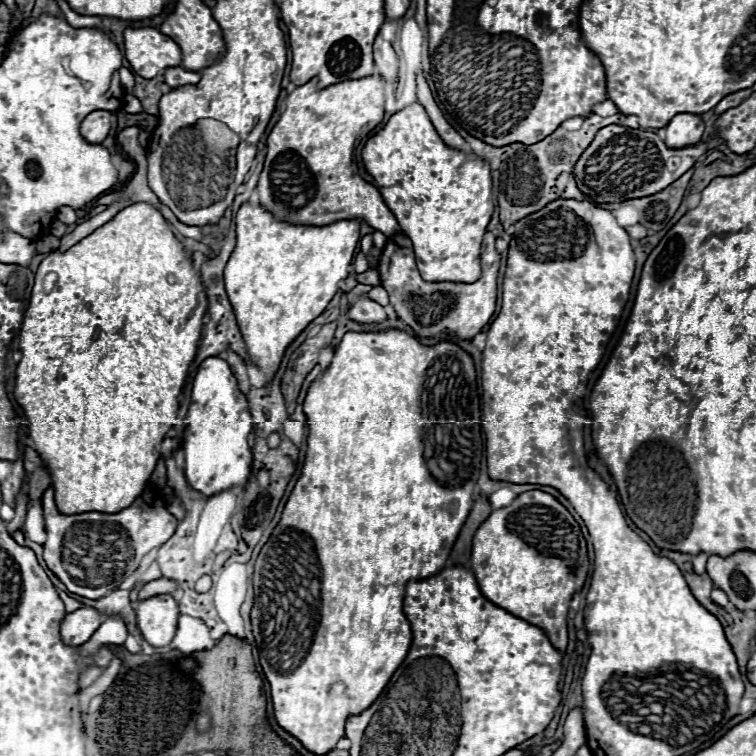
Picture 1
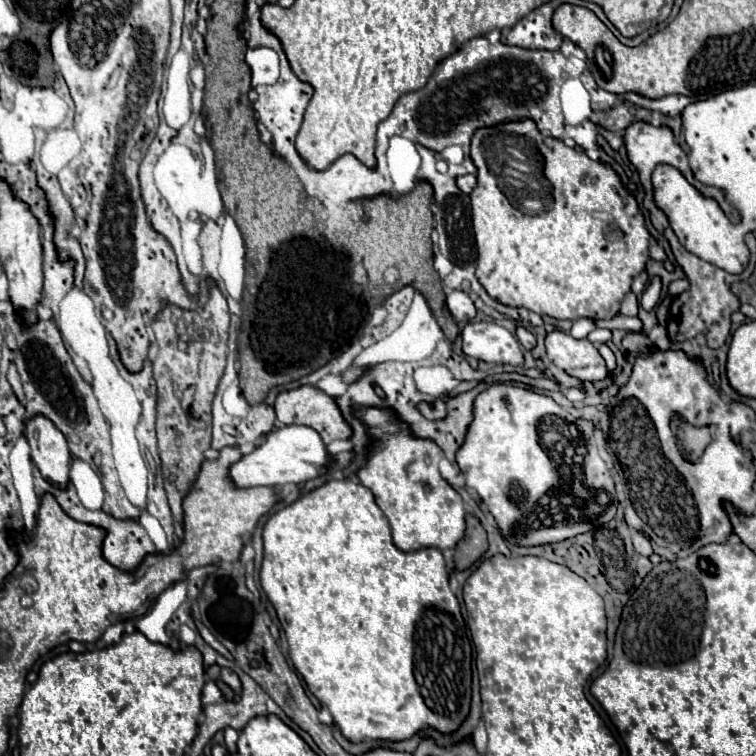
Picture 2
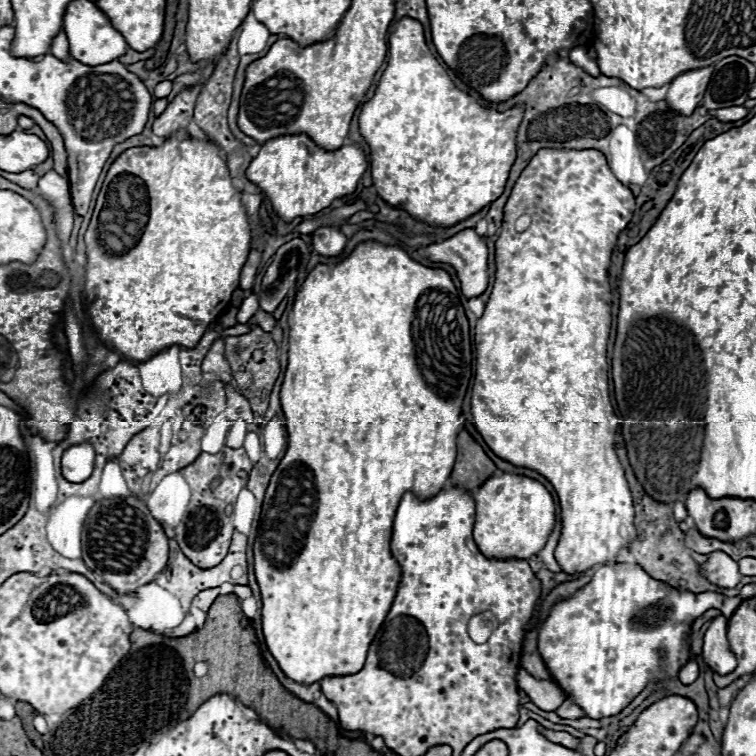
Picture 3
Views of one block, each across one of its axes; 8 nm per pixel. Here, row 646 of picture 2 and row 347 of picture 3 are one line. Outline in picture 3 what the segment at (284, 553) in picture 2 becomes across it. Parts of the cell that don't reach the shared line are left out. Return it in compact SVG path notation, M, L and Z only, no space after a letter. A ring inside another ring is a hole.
M376 242L358 244L358 248L334 268L318 264L302 288L296 294L294 308L288 316L290 338L288 338L288 368L280 392L282 412L288 430L288 448L280 460L276 472L266 490L262 520L254 542L254 572L262 594L262 632L266 646L282 672L298 684L322 682L322 678L338 674L356 674L366 662L366 652L374 636L378 634L386 614L394 602L402 568L390 552L392 520L404 492L414 492L420 500L434 498L446 484L454 462L456 462L456 436L462 414L462 400L470 380L472 350L470 350L470 328L460 302L458 290L448 272L440 268L426 268L414 262L404 250L396 246L380 246Z

